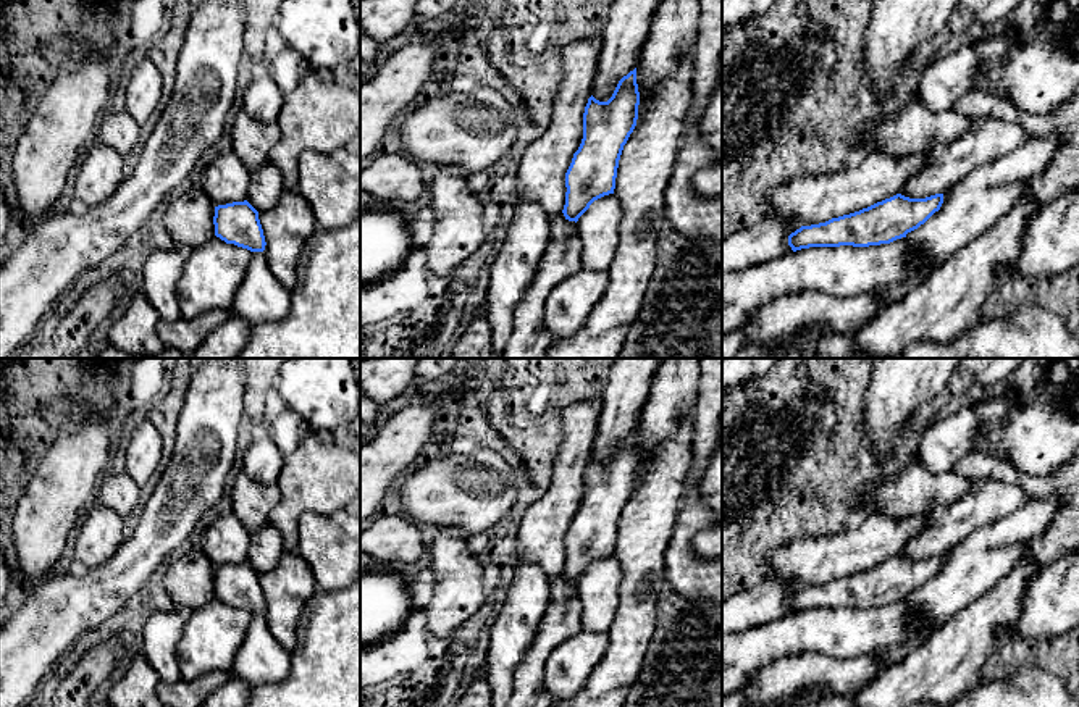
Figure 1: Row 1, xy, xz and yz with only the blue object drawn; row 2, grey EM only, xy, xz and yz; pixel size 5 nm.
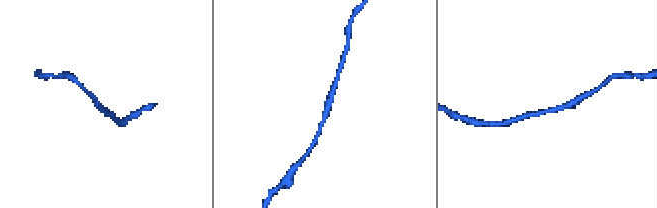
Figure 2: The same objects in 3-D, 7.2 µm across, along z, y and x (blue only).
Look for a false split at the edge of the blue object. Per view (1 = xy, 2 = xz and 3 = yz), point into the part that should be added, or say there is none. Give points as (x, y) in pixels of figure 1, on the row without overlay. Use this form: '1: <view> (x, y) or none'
1: xy (226, 541)
2: xz (627, 386)
3: yz (811, 560)

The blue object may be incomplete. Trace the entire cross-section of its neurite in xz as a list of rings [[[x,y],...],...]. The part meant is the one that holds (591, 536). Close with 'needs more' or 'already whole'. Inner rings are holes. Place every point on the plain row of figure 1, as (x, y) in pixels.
[[[615,358],[612,363],[601,392],[601,413],[593,441],[593,455],[583,475],[583,500],[565,534],[567,554],[562,575],[569,583],[577,584],[594,562],[614,555],[619,521],[638,481],[636,426],[661,360]]]; needs more

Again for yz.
[[[867,513],[858,528],[795,539],[767,554],[770,578],[801,586],[788,597],[793,613],[890,605],[924,586],[943,565],[943,555],[926,560],[900,555],[929,517]]]; needs more

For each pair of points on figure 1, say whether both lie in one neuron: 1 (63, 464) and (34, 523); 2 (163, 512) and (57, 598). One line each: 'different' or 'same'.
1: same
2: same

